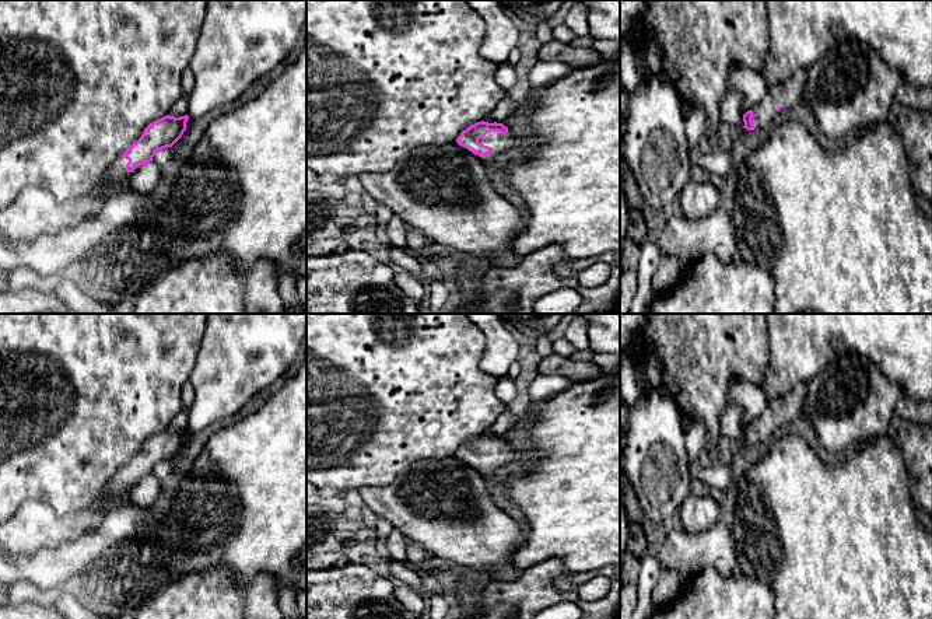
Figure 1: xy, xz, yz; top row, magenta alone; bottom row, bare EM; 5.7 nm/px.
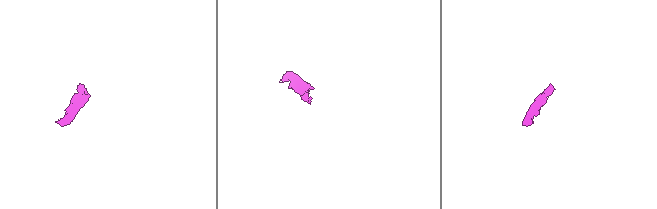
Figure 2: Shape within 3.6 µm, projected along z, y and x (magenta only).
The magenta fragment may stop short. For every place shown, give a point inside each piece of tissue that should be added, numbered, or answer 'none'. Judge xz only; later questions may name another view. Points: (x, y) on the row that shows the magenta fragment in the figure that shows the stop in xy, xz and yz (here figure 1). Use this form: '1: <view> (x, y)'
1: xz (503, 146)

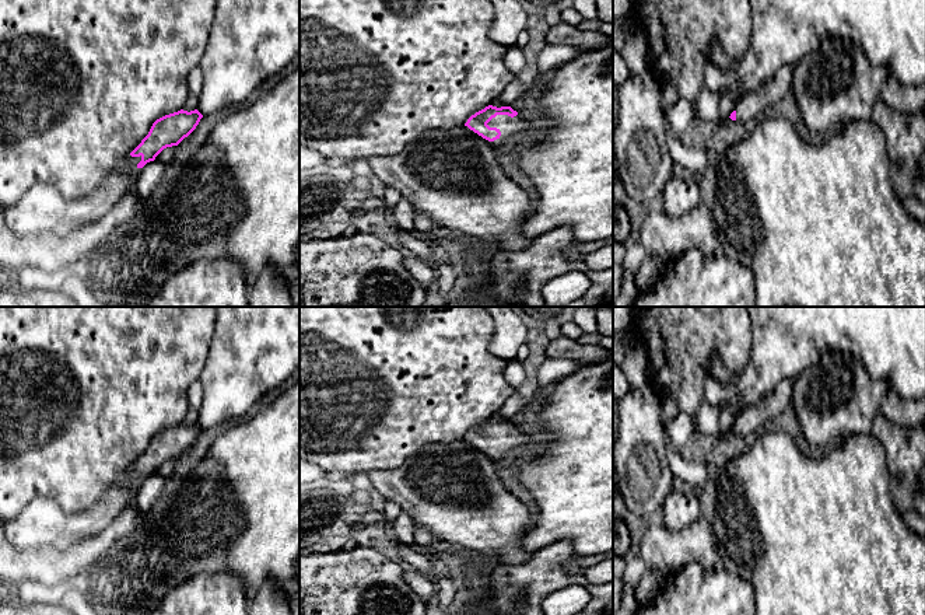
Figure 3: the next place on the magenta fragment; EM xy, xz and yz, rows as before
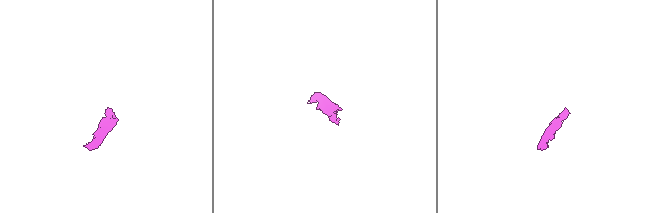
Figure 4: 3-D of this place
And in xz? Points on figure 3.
1: xz (515, 129)

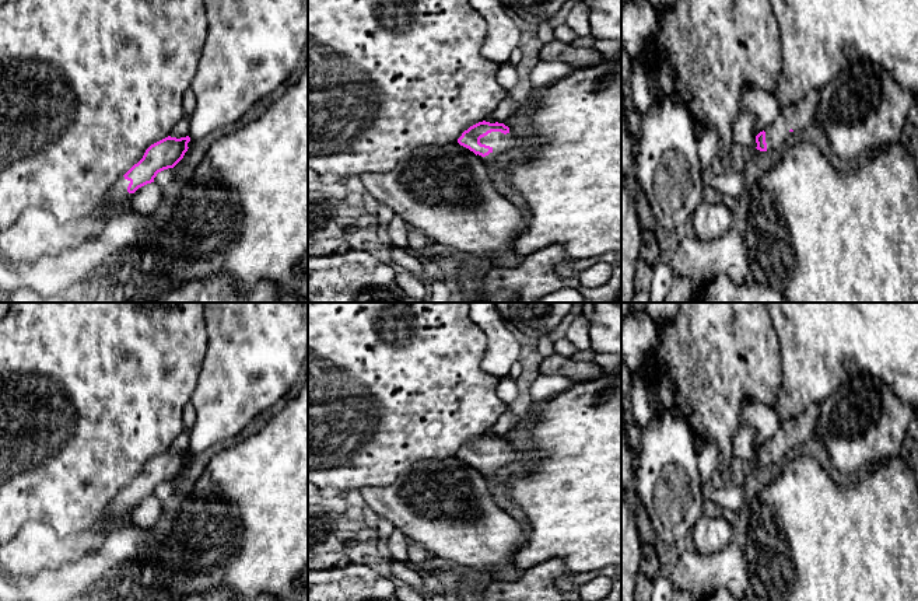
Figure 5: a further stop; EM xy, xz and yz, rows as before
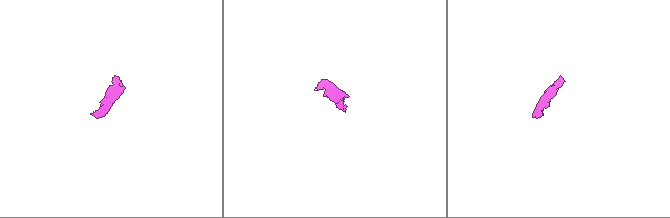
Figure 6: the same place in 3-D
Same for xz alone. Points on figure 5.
1: xz (504, 146)

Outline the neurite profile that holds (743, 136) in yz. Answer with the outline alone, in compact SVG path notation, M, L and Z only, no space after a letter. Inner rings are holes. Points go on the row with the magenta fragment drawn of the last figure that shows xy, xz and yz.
M751 111L742 112L733 122L733 141L742 154L757 147L756 136L753 134L753 122L754 115Z

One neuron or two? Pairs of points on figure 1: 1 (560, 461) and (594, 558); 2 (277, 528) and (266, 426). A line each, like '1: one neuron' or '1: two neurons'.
1: one neuron
2: one neuron

